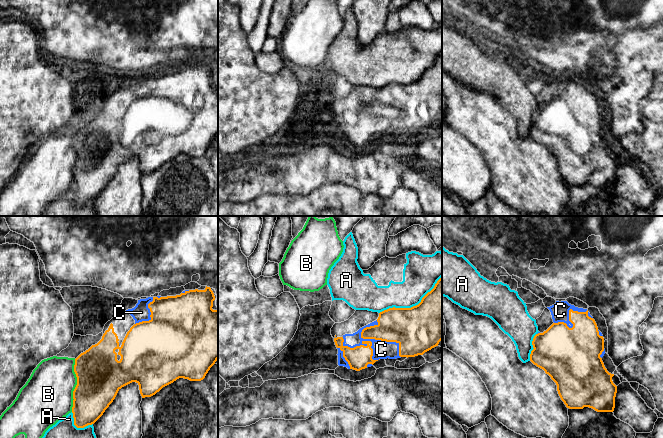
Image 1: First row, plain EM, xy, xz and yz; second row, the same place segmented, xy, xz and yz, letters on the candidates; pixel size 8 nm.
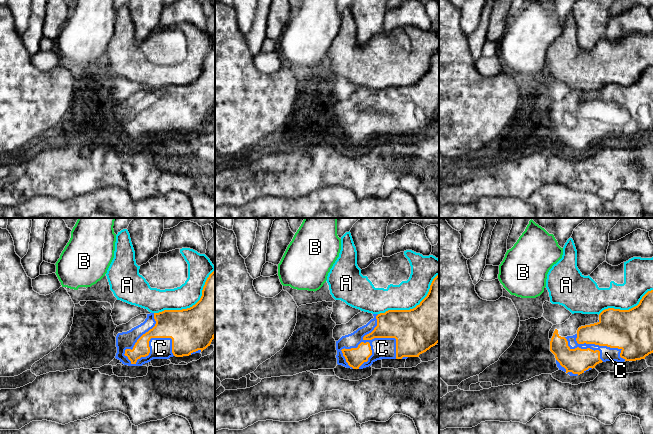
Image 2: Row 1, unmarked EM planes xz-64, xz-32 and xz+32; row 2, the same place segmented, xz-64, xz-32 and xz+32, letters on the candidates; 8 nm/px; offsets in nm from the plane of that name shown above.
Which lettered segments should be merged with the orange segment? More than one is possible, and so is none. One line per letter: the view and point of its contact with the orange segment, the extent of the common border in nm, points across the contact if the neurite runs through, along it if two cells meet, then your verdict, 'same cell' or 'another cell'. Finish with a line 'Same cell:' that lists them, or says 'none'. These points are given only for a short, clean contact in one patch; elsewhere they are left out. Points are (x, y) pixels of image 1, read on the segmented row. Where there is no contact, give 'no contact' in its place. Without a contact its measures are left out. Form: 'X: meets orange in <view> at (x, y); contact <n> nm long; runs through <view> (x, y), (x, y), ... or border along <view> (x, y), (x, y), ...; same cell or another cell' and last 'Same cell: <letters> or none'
A: meets orange in xz at (413, 306); contact 600 nm long; another cell
B: meets orange in xy at (76, 385); contact 420 nm long; another cell
C: meets orange in xz at (374, 338); contact 500 nm long; same cell
Same cell: C

